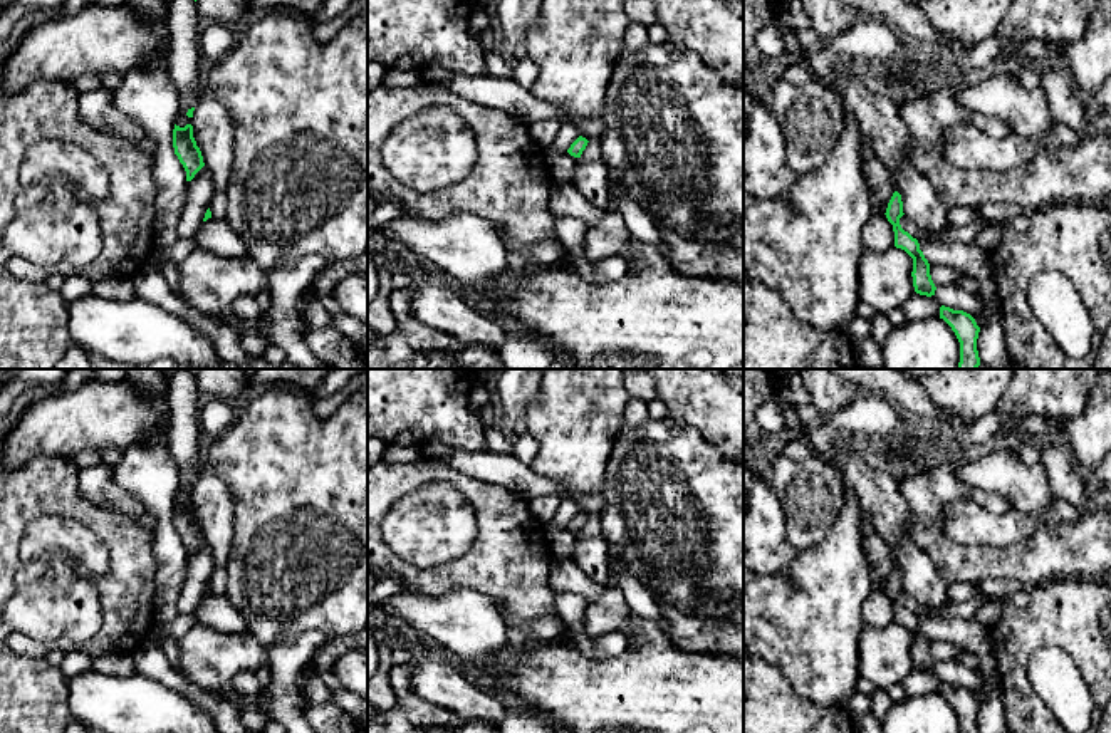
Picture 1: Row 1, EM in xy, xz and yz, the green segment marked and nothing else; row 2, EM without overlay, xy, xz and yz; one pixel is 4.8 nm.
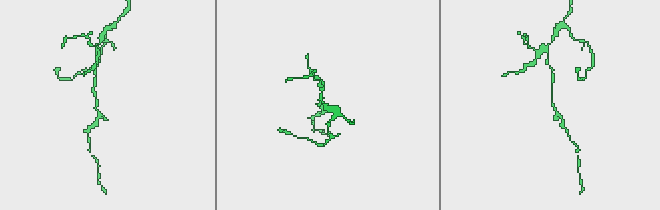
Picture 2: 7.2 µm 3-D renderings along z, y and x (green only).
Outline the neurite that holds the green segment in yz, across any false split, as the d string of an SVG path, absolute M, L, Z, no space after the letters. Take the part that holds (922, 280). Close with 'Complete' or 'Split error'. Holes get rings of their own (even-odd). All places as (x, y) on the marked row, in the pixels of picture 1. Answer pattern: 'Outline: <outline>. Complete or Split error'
Outline: M898 191L893 193L884 215L888 221L893 225L895 247L905 250L913 258L911 277L913 277L915 292L926 297L935 295L936 287L930 275L930 263L925 258L923 252L920 250L920 243L900 225L900 218L905 213L903 213L901 195Z. Complete

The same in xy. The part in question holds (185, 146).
Outline: M175 124L173 148L175 154L186 171L186 181L191 181L195 174L205 166L201 151L193 138L191 124L186 124L185 127Z. Complete

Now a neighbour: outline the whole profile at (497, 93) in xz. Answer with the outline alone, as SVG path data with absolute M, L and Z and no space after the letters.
M458 74L440 84L472 102L488 106L492 109L502 109L507 114L522 119L525 124L542 119L557 119L561 122L571 122L579 129L579 136L591 141L592 138L602 139L606 122L602 117L574 117L561 112L559 109L535 99L530 89L522 87L514 79L497 75L463 75Z

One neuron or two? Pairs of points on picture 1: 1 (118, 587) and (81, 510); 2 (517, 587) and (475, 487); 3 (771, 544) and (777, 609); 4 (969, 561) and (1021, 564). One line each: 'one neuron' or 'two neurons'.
1: one neuron
2: one neuron
3: two neurons
4: one neuron

